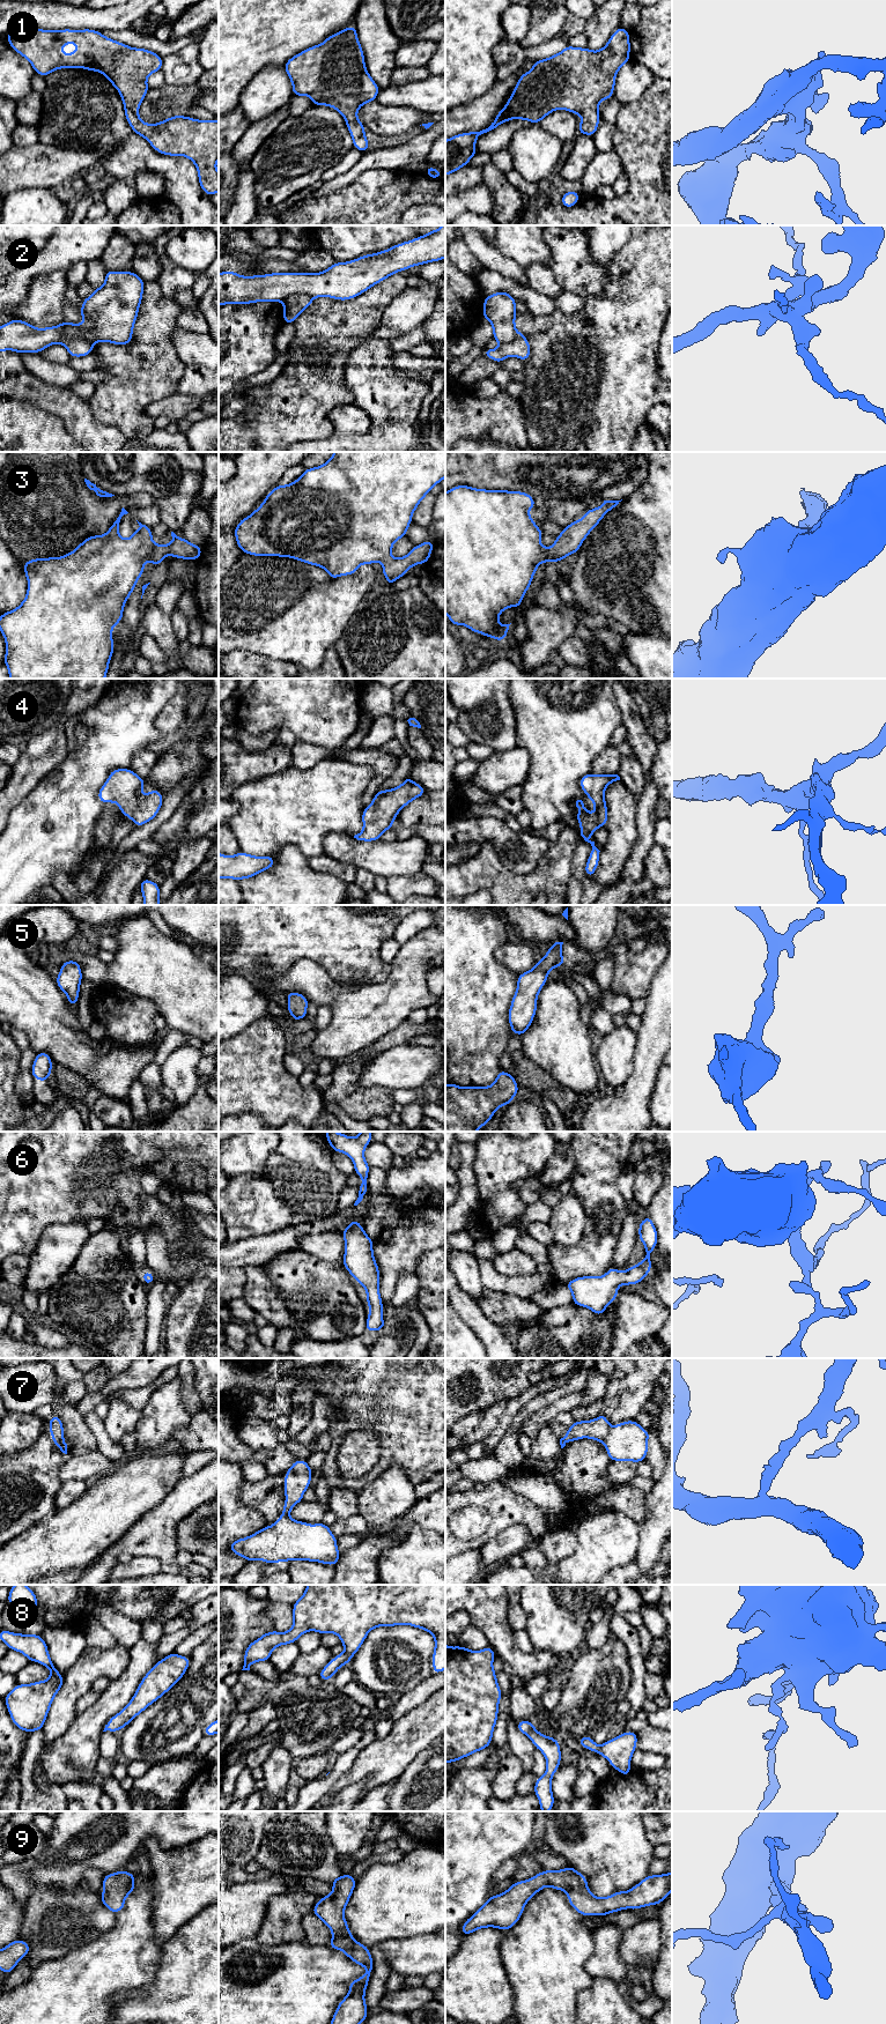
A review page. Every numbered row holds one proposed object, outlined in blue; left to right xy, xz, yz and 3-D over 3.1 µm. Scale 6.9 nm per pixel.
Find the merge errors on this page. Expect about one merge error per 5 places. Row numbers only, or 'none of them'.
2

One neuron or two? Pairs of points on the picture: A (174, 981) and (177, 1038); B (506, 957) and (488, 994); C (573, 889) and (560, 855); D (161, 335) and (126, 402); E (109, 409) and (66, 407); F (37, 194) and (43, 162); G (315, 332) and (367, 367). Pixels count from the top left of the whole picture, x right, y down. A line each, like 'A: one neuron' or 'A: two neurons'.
A: two neurons
B: two neurons
C: two neurons
D: one neuron
E: two neurons
F: two neurons
G: two neurons

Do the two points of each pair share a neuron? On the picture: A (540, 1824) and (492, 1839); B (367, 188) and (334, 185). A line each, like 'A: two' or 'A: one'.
A: two
B: two

